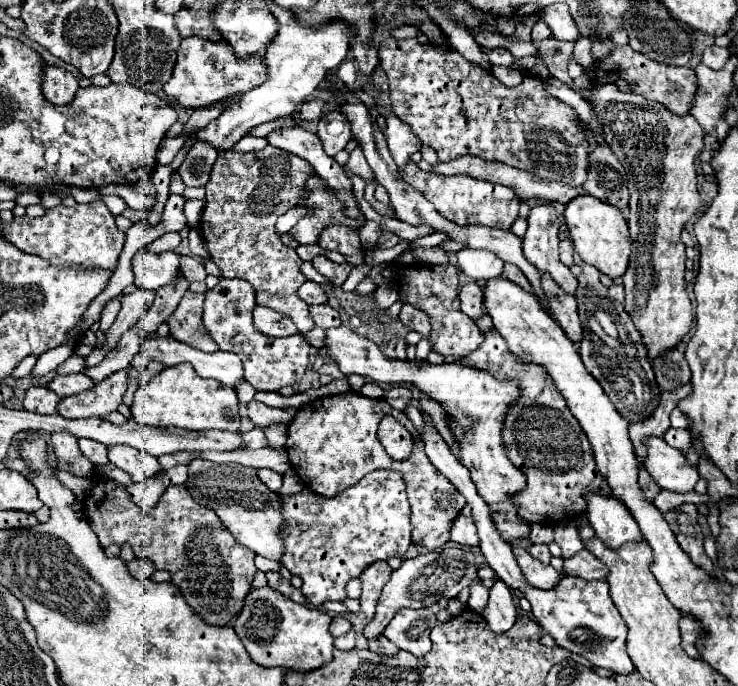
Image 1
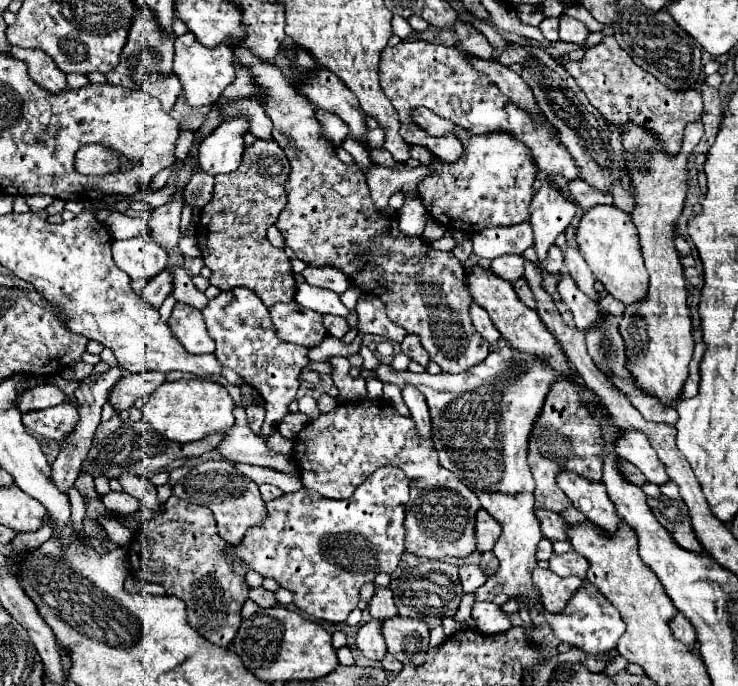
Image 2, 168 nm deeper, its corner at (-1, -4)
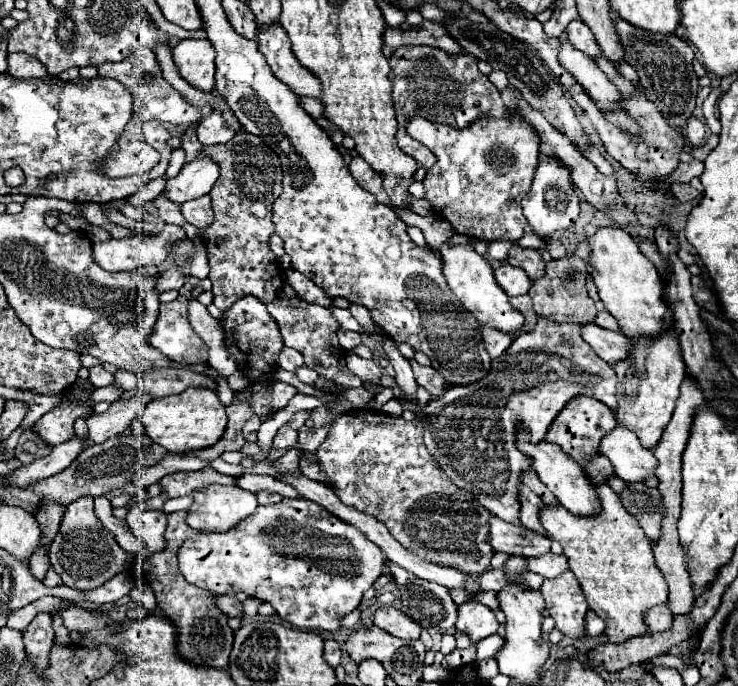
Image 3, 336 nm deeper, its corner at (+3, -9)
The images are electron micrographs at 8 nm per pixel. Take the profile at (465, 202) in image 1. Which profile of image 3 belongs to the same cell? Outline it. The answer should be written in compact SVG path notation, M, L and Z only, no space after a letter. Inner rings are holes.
M483 114L483 118L477 118L477 122L473 122L473 126L467 126L465 130L457 130L445 124L433 124L423 118L413 118L407 126L409 134L413 134L415 140L425 144L437 156L437 164L429 168L427 178L423 180L427 190L425 198L431 202L437 216L443 216L447 222L451 222L459 234L475 240L515 242L525 234L527 222L521 212L521 200L531 188L531 180L539 162L539 138L533 126L525 122L525 118L517 118L517 114L507 114L505 118Z

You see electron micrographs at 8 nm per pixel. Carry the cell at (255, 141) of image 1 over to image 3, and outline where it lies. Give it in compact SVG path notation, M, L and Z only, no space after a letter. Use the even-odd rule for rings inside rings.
M217 110L205 116L197 126L197 140L204 146L226 144L235 134L235 130L229 130L229 126L225 126L225 120L221 114L217 114Z

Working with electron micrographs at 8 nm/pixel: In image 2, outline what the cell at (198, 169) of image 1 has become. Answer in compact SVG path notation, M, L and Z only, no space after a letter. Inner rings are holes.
M197 169L185 187L185 203L191 207L203 207L213 197L213 185L215 177L209 177L209 173L201 173L201 169Z

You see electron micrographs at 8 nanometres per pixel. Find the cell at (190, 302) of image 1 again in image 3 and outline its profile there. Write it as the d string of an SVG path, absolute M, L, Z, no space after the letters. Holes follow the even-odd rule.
M179 296L177 300L159 306L159 318L149 336L149 344L173 362L205 364L209 348L189 324L187 302L185 296Z

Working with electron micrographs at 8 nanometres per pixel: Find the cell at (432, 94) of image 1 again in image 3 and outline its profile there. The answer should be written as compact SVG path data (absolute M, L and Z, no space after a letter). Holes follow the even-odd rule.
M401 46L391 54L389 66L389 80L393 84L393 104L399 122L397 144L425 170L433 166L433 152L407 134L405 126L411 120L411 114L429 114L431 122L443 122L453 128L469 126L483 112L493 114L497 118L507 114L499 90L489 82L487 76L477 70L477 60L471 54L449 54L435 46Z

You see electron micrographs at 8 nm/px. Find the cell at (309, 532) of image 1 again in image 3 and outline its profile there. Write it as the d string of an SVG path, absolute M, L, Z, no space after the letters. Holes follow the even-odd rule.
M283 498L279 504L259 506L249 518L233 526L233 530L221 534L199 532L197 538L183 542L177 556L181 574L189 584L213 594L245 592L251 598L269 602L283 620L301 630L327 632L341 628L341 618L359 606L363 592L373 586L385 566L385 554L379 546L369 542L357 528L345 524L323 506L305 498Z

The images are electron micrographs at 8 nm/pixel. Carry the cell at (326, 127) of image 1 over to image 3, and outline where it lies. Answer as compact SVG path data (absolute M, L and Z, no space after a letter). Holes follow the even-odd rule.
M299 96L299 102L301 102L301 106L303 106L303 110L305 110L307 114L321 118L321 112L323 112L323 108L321 108L321 102L319 102L317 98L309 98L309 96Z

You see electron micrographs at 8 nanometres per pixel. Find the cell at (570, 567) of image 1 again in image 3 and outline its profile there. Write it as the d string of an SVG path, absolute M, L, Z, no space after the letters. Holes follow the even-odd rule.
M547 552L537 558L529 558L529 570L541 574L543 578L557 578L557 574L563 574L569 568L569 562L565 556L557 556L553 552Z

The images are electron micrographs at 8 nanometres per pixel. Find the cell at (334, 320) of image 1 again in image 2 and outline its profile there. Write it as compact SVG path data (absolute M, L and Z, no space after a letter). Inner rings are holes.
M325 315L323 317L323 325L325 325L327 333L337 337L337 339L341 339L347 333L347 329L349 329L345 317L337 317L337 315Z

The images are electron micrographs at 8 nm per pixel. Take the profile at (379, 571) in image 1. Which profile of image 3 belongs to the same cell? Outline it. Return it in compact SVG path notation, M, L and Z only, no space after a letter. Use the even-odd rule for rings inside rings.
M381 606L375 612L375 626L403 640L419 640L419 634L421 634L421 626L415 620L411 620L405 612L393 606Z

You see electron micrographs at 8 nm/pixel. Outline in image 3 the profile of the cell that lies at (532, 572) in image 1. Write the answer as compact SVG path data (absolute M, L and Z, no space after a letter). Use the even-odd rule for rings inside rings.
M571 570L565 574L545 580L541 586L545 608L553 616L555 626L573 640L585 638L585 614L589 610L583 590Z

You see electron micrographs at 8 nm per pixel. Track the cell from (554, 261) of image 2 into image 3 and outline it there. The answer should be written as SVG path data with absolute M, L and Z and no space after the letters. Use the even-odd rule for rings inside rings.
M513 246L509 250L509 256L507 256L505 262L511 264L511 266L523 268L531 280L537 280L537 278L541 278L545 274L545 262L543 262L539 250L529 250L529 248Z

